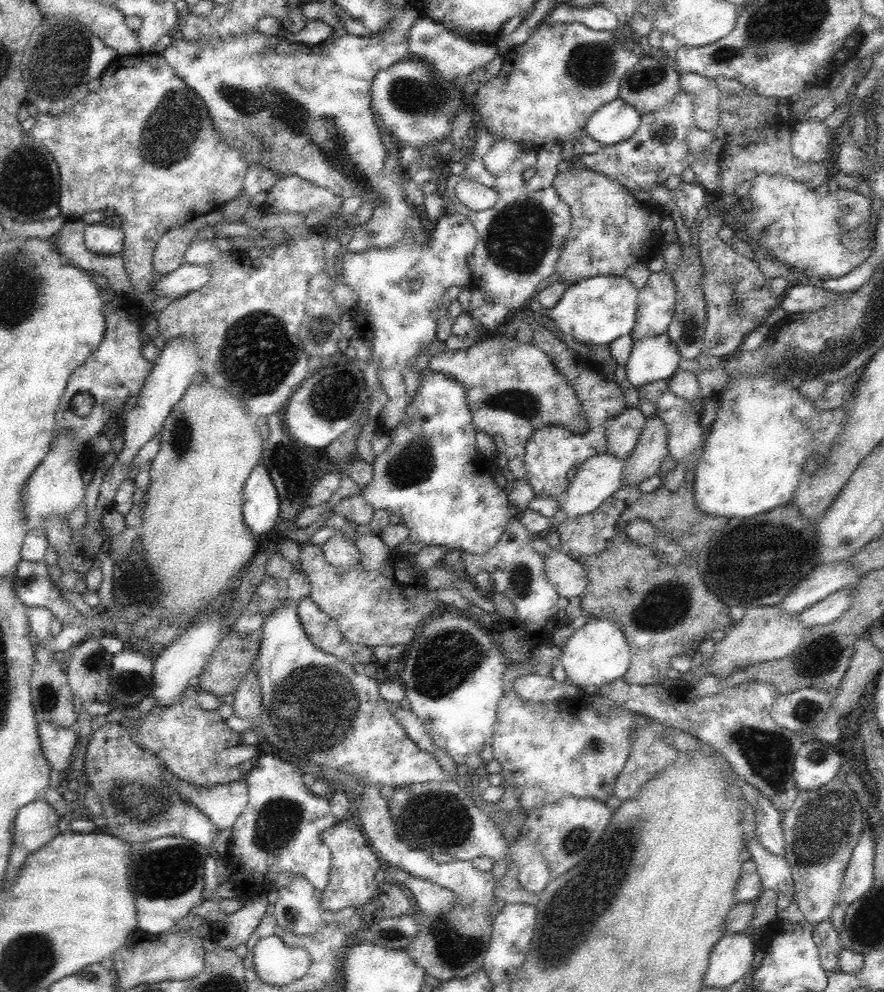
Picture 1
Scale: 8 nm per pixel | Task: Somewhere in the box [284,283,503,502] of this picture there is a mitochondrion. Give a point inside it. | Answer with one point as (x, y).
(414, 463)

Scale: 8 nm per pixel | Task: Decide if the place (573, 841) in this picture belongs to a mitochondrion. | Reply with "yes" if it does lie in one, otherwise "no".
yes

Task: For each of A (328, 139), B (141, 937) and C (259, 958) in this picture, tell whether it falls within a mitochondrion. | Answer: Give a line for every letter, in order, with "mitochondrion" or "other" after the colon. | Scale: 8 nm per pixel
A: mitochondrion
B: other
C: other

